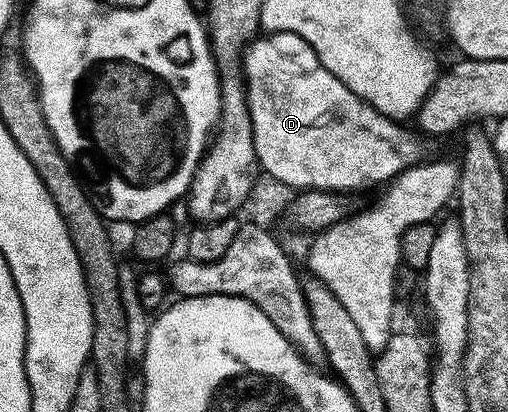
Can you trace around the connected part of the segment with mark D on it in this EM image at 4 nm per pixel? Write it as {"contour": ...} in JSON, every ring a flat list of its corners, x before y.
{"contour":[[273,32,254,39,244,53,242,70,254,125,255,151,261,170,271,180,282,182,295,191,353,193,373,184,389,184,406,170,422,164,427,156,428,149,417,132,402,128,405,126,397,120,358,98,344,82,325,69,314,48,301,35]]}

